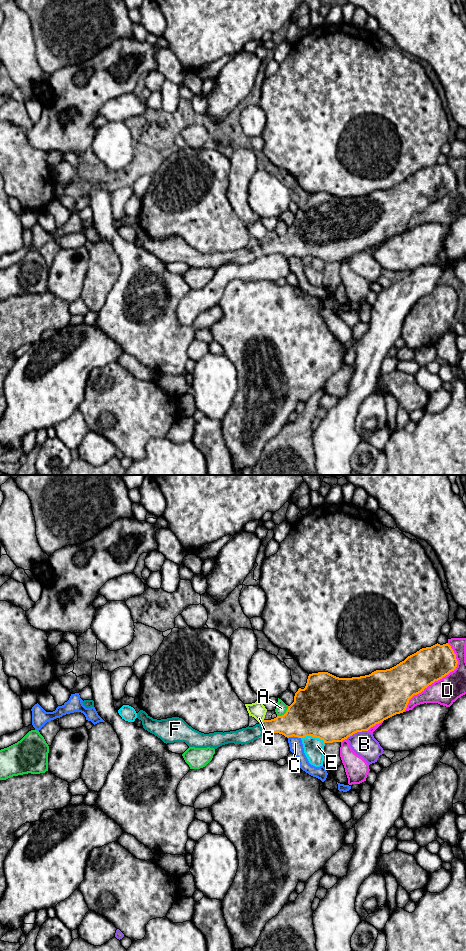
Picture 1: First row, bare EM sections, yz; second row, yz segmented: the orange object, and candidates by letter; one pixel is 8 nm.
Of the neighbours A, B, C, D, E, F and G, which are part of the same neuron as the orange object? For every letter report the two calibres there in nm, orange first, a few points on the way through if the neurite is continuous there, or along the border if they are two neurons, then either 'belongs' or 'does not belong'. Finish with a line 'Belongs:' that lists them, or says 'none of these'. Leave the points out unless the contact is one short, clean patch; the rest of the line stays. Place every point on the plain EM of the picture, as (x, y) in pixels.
A: 400/90 nm | along yz (288, 226), (283, 234), (277, 236) | does not belong
B: 500/200 nm | does not belong
C: 380/110 nm | does not belong
D: 300/220 nm | does not belong
E: 500/160 nm | does not belong
F: 200/130 nm | across yz (292, 243), (262, 248), (246, 255) | belongs
G: 200/130 nm | along yz (263, 239), (260, 243) | does not belong
Belongs: F

